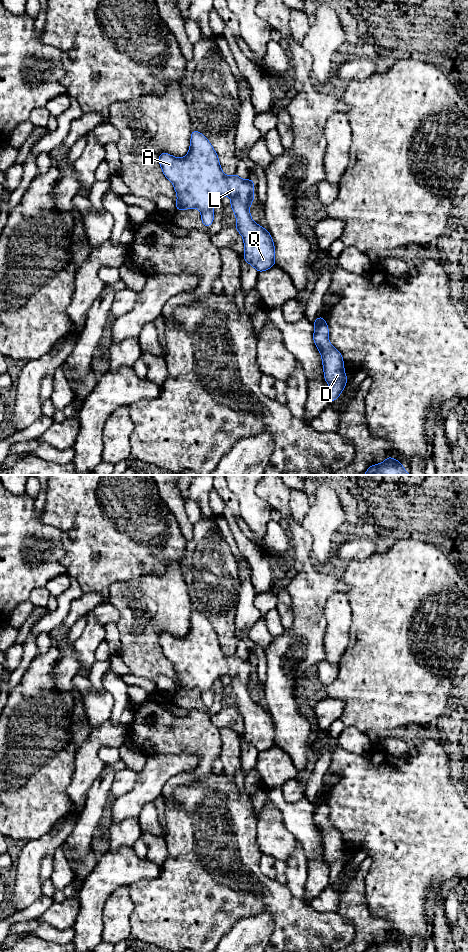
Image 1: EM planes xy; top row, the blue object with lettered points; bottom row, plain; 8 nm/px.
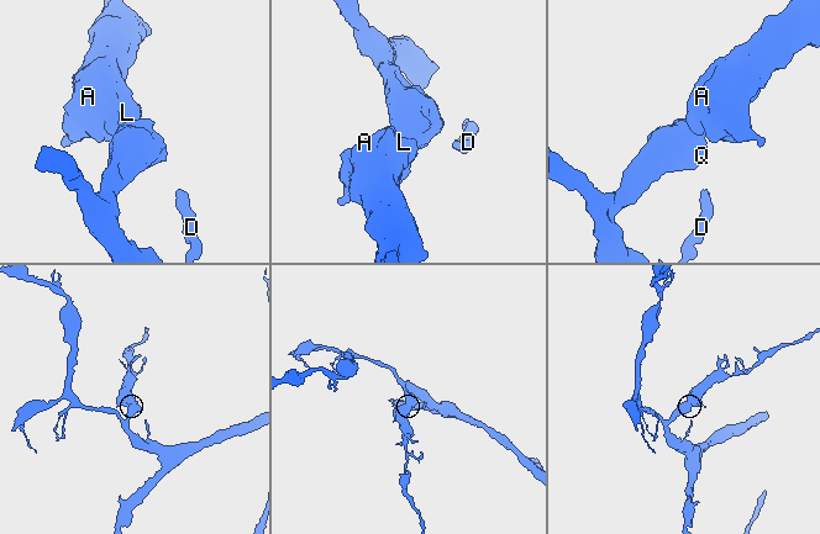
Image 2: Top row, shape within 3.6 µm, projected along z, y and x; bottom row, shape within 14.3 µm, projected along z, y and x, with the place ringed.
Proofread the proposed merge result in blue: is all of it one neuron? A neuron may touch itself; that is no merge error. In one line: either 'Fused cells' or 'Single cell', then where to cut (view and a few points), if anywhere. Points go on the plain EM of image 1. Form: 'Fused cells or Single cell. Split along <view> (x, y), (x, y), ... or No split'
Single cell. No split

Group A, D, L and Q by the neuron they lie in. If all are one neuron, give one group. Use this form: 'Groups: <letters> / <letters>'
Groups: A D L Q

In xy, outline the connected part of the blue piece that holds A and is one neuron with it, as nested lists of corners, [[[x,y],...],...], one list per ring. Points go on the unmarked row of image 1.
[[[192,610],[190,629],[183,638],[177,638],[162,632],[159,644],[177,673],[176,691],[198,688],[202,704],[209,707],[214,700],[213,687],[222,676],[231,678],[231,688],[235,692],[237,704],[235,708],[244,720],[244,740],[258,752],[263,752],[275,745],[275,727],[268,710],[255,703],[250,695],[250,685],[254,680],[254,662],[252,659],[241,659],[237,654],[226,656],[218,640],[218,635],[208,619],[200,612]]]

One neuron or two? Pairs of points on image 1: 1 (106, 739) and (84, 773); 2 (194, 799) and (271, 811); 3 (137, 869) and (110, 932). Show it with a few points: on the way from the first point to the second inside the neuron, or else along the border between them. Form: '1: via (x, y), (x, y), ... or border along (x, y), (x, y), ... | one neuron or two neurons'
1: via (97, 744), (87, 754), (87, 764) | one neuron
2: border along (257, 819), (256, 841), (258, 843) | two neurons
3: border along (127, 886), (117, 888), (107, 900) | two neurons

